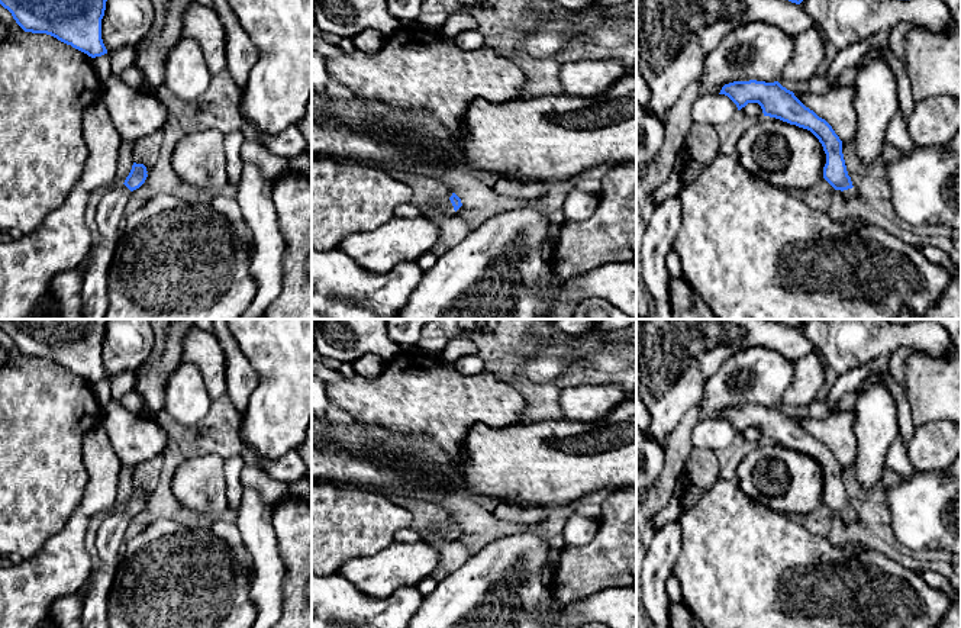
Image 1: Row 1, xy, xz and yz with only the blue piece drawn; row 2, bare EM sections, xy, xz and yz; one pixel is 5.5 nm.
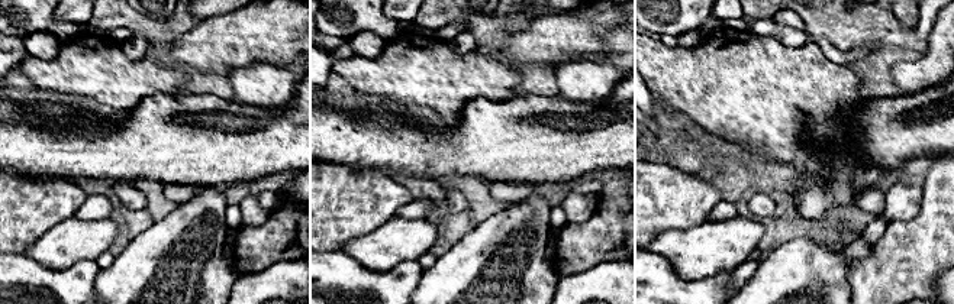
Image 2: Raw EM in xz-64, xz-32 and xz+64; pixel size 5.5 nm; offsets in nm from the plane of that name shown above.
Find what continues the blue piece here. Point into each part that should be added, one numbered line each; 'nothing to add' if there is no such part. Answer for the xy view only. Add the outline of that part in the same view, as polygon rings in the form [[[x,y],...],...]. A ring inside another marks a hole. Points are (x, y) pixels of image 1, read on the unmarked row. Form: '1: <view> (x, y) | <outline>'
1: xy (107, 546) | [[[125,509],[110,511],[103,519],[93,545],[93,553],[100,564],[93,573],[91,583],[86,592],[81,613],[83,628],[109,628],[109,593],[120,563],[120,550],[130,521],[132,516]]]

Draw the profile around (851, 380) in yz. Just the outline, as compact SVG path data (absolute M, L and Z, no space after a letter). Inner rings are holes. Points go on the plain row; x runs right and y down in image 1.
M883 354L858 368L841 374L825 399L825 403L831 410L831 413L836 410L836 405L845 393L858 390L858 387L861 386L861 383L865 380L867 376L889 373L890 358L891 354Z

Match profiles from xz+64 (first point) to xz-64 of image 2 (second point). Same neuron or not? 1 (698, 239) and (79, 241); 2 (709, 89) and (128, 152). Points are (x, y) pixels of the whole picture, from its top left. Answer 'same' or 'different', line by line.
1: same
2: different

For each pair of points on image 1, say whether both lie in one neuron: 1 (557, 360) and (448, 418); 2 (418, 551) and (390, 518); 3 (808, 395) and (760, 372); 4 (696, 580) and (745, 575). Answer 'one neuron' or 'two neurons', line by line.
1: two neurons
2: two neurons
3: two neurons
4: one neuron

